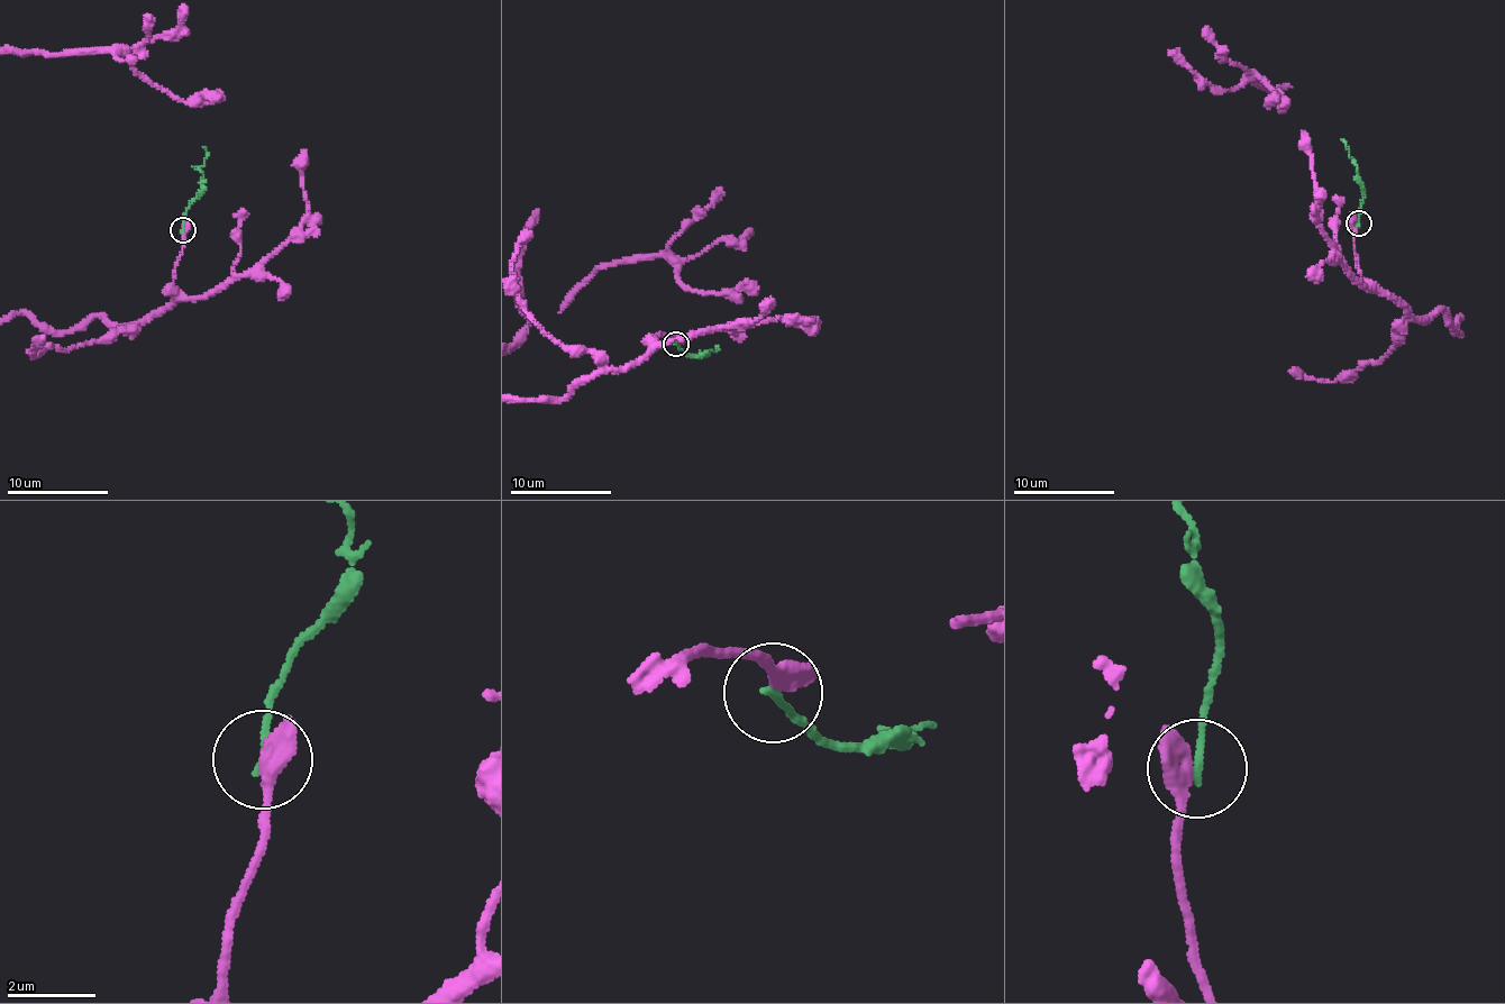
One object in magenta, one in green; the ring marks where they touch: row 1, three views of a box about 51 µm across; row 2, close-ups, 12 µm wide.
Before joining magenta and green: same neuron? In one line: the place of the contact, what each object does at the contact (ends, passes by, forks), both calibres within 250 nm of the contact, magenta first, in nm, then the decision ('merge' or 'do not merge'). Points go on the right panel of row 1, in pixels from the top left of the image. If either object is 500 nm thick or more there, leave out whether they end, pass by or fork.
(1358, 224) | magenta ends | green ends | 480/170 nm | do not merge

